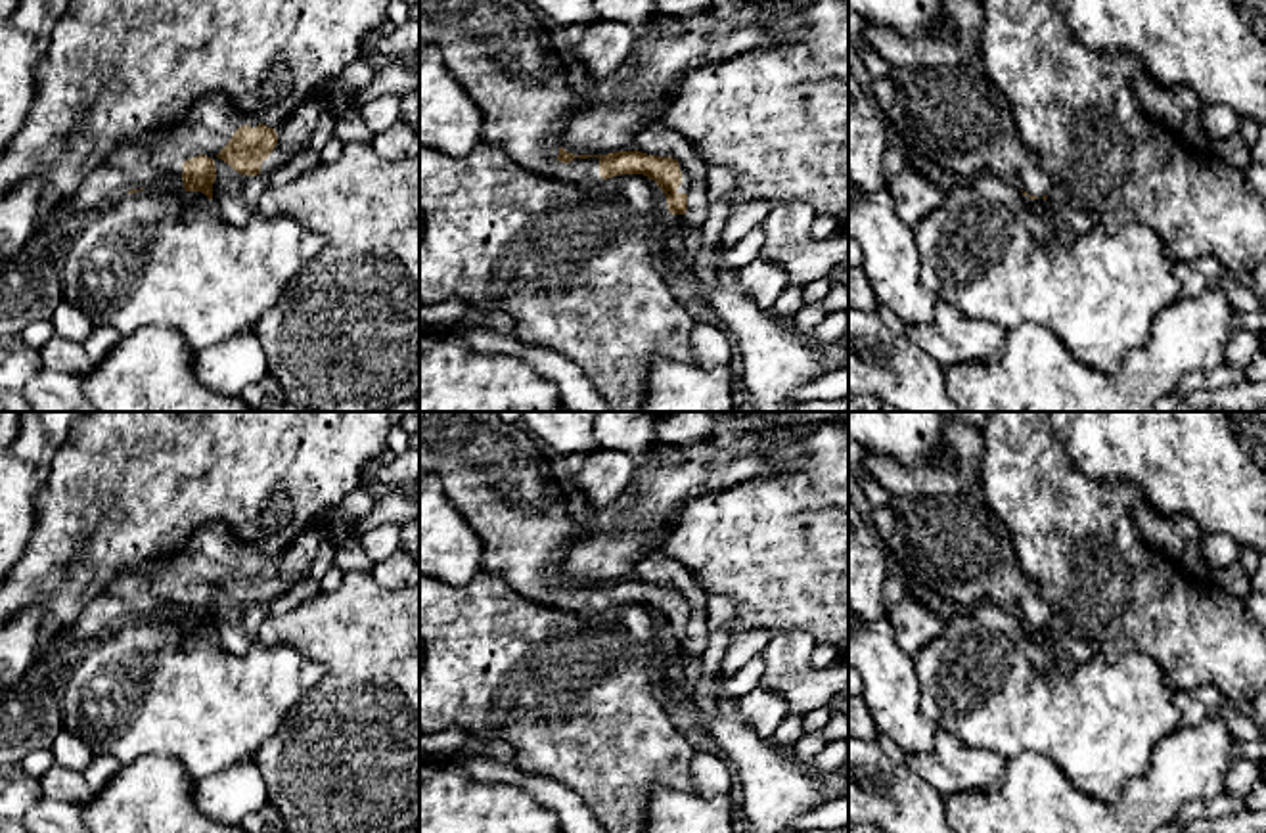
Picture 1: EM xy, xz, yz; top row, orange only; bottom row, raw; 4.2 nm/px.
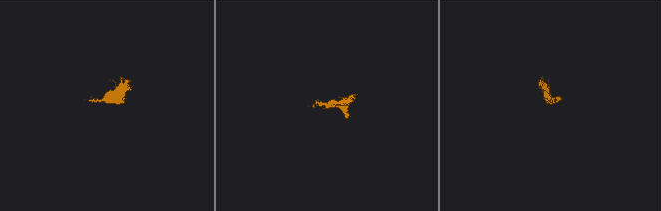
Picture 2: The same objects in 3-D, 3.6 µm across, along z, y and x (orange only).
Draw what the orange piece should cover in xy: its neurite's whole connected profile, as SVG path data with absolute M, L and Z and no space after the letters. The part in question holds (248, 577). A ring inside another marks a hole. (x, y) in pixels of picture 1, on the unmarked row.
M222 523L199 527L190 536L186 548L167 559L159 576L126 573L111 582L105 592L98 594L86 605L75 624L57 634L52 653L67 643L88 647L115 626L136 622L146 617L184 617L186 620L201 620L213 628L213 613L216 609L215 586L228 592L239 603L266 605L303 578L310 576L320 540L318 530L306 527L282 555L268 557L251 544L241 542Z

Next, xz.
M419 412L419 473L437 475L448 502L477 530L485 544L483 571L504 576L523 597L576 613L603 611L621 603L644 603L665 620L668 642L686 643L691 605L676 588L647 584L638 578L573 584L555 574L561 553L573 540L576 523L569 515L565 486L559 484L550 462L523 425L506 423L498 412Z

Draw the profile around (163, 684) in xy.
M146 617L124 622L88 645L65 678L61 728L82 737L94 754L107 754L126 766L144 754L172 756L192 779L209 777L234 762L249 760L283 724L291 709L326 676L326 666L287 645L253 643L247 655L226 651L213 628L184 617Z

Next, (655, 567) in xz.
M645 550L636 565L636 578L647 584L672 586L688 597L691 615L688 620L688 640L684 643L667 642L655 674L674 676L676 682L661 697L667 707L693 701L693 687L686 680L690 657L701 657L707 649L707 601L709 594L693 580L691 573L665 552Z

